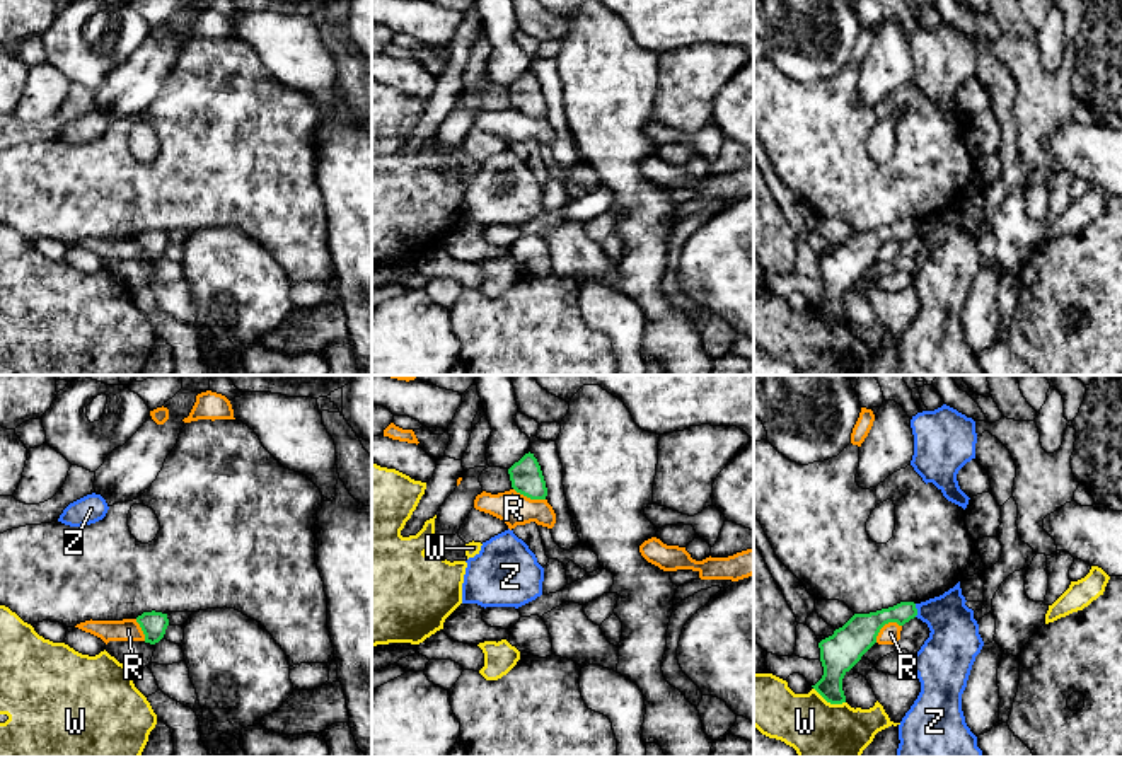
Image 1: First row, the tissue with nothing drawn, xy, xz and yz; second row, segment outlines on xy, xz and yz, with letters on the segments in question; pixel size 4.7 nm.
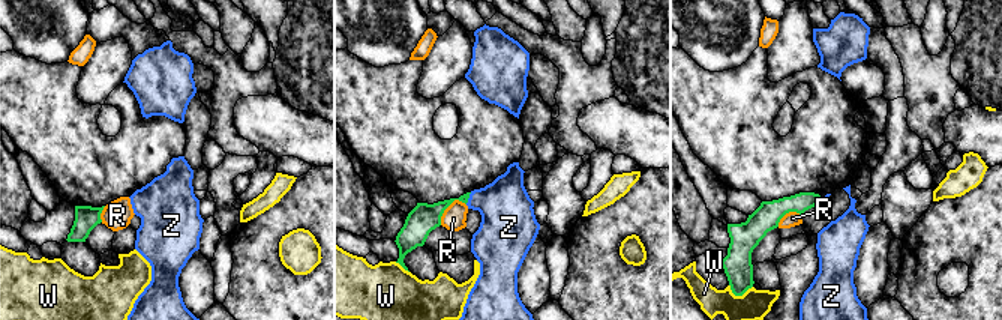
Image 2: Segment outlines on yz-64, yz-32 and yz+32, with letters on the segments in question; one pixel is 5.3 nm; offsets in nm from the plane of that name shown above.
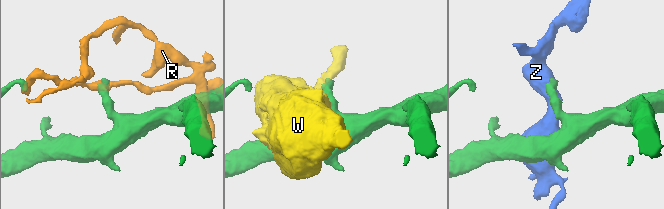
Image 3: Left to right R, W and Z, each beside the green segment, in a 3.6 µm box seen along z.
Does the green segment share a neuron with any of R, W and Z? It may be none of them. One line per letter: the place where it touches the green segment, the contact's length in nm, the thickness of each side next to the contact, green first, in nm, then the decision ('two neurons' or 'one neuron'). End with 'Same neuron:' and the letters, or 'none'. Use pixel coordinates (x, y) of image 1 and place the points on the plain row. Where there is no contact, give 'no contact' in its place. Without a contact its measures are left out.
R: yz (884, 242) | 150 nm | 180/100 nm | two neurons
W: yz (829, 319) | 170 nm | 180/340 nm | two neurons
Z: yz (916, 229) | 60 nm | 130/240 nm | two neurons
Same neuron: none

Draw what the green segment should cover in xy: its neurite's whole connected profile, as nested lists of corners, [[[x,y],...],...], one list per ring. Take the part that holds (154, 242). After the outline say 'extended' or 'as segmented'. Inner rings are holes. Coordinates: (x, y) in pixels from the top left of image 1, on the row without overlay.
[[[143,230],[142,234],[136,235],[136,240],[140,242],[143,252],[145,252],[145,261],[155,263],[159,261],[165,247],[169,244],[167,232],[162,230]]]; as segmented

